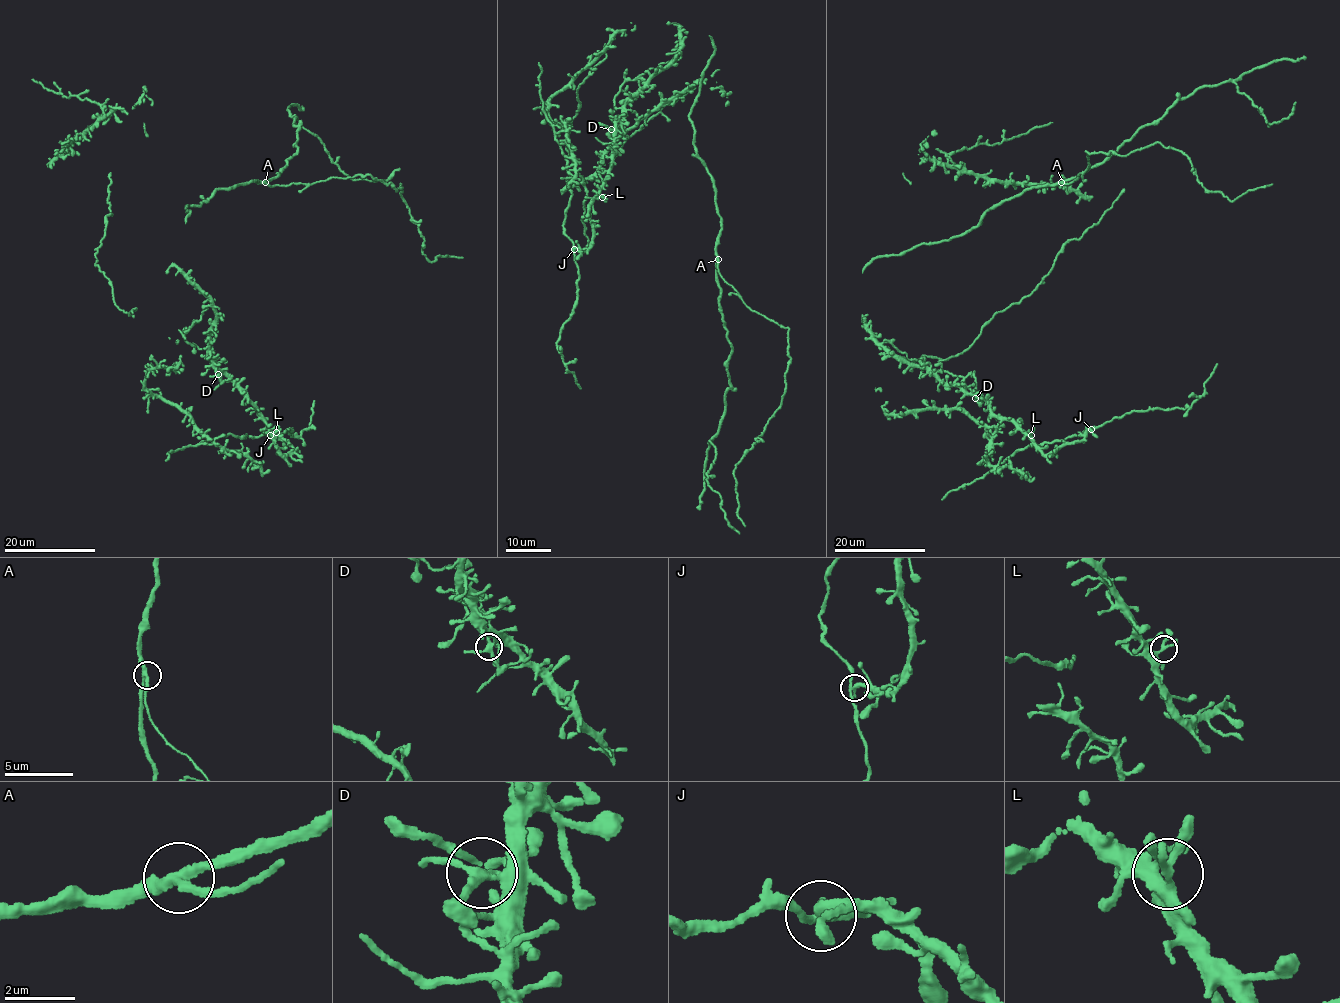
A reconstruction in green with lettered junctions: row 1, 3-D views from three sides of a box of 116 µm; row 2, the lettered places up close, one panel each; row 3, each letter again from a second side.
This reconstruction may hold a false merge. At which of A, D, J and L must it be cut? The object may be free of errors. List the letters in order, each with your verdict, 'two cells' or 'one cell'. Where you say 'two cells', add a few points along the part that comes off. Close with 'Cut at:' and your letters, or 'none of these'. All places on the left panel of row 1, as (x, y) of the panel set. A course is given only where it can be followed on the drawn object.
A: one cell
D: two cells; course (218, 375), (218, 368), (210, 361), (210, 352), (190, 344), (182, 335), (199, 320), (203, 311), (214, 300)
J: one cell
L: one cell
Cut at: D

